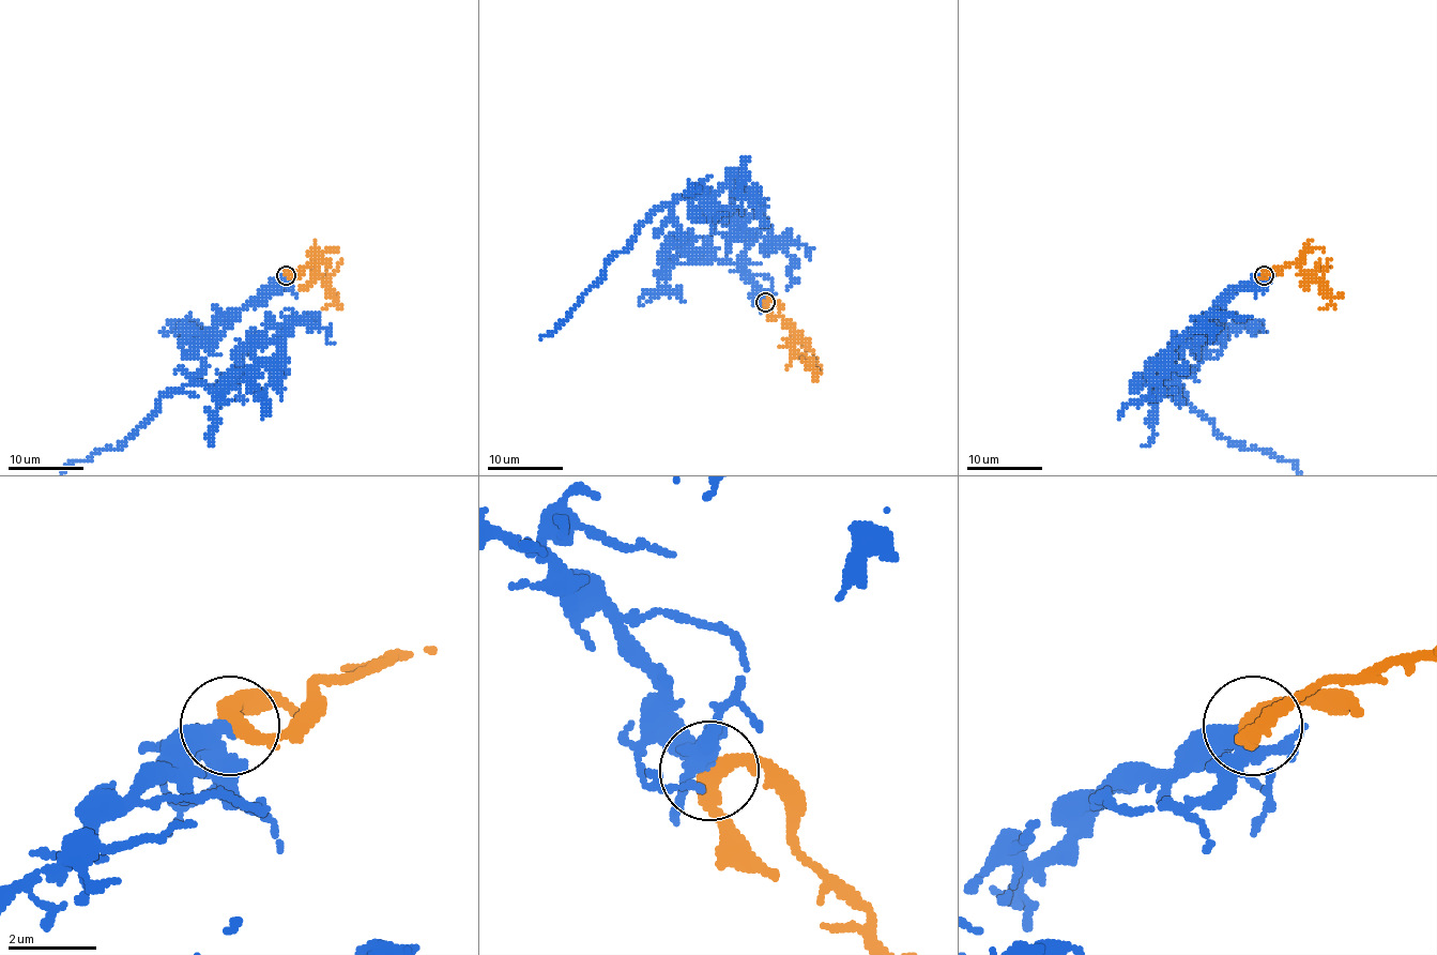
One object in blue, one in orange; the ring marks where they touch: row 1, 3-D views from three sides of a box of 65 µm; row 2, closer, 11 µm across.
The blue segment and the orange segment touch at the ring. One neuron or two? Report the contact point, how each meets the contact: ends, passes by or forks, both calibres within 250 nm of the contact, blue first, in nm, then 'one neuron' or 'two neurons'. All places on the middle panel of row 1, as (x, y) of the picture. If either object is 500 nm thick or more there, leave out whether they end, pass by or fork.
(765, 302) | blue forks | orange passes by | 280/380 nm | one neuron

